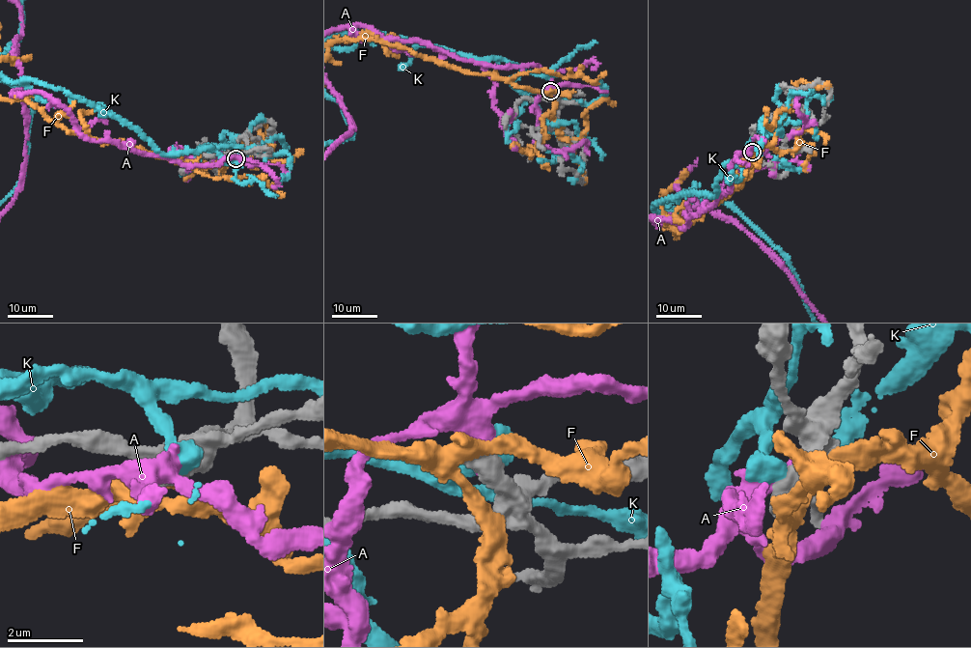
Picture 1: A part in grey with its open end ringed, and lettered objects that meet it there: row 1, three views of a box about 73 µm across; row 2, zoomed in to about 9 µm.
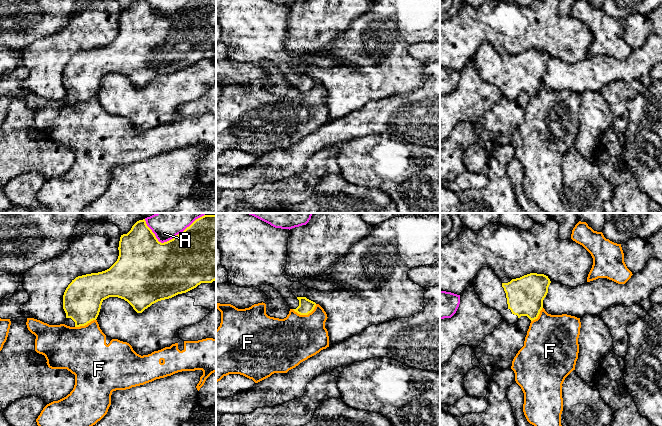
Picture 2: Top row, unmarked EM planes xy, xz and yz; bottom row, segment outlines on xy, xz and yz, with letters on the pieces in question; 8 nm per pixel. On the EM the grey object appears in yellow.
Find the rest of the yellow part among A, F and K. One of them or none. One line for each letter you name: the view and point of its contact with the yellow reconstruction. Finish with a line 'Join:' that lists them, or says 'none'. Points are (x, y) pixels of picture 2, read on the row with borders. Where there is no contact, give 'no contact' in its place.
Join: none

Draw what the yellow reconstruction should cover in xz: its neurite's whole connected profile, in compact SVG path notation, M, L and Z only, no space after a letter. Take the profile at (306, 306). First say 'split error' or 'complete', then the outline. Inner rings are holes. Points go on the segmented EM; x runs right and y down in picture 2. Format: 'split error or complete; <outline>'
split error; M216 213L216 246L221 251L221 265L228 272L228 282L239 287L269 285L300 315L311 313L316 303L306 297L295 297L290 286L299 282L308 288L329 291L340 286L314 277L292 278L285 272L289 229L275 228L248 213Z

